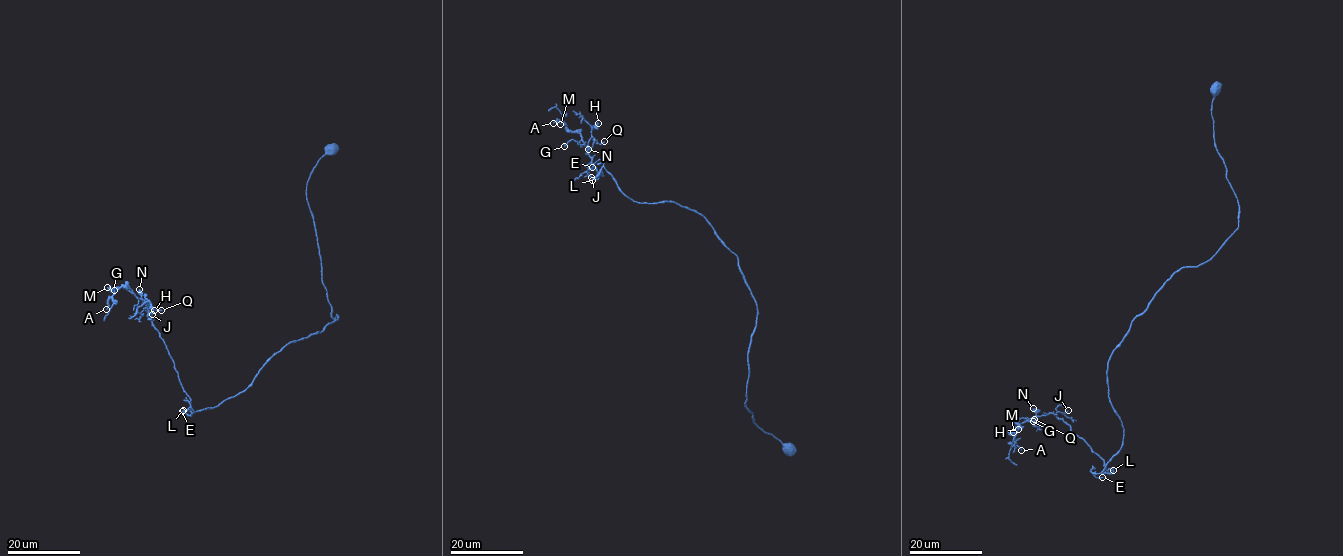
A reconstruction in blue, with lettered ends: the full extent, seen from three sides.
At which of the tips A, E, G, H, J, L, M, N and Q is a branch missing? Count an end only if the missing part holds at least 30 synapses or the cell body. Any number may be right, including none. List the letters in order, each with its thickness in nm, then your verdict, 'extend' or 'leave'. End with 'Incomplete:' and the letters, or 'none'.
A: 170 nm | leave
E: 180 nm | leave
G: 200 nm | leave
H: 260 nm | leave
J: 190 nm | leave
L: 180 nm | extend
M: 280 nm | leave
N: 440 nm | leave
Q: 170 nm | leave
Incomplete: L

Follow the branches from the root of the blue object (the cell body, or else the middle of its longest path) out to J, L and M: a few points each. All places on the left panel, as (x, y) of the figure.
J: (330, 148), (306, 194), (336, 320), (286, 345), (244, 390), (193, 412), (145, 307), (152, 314)
L: (330, 148), (306, 194), (322, 283), (337, 319), (286, 345), (241, 392), (212, 407), (183, 410)
M: (330, 148), (306, 194), (338, 317), (286, 345), (244, 390), (192, 412), (149, 306), (130, 289), (107, 287)

